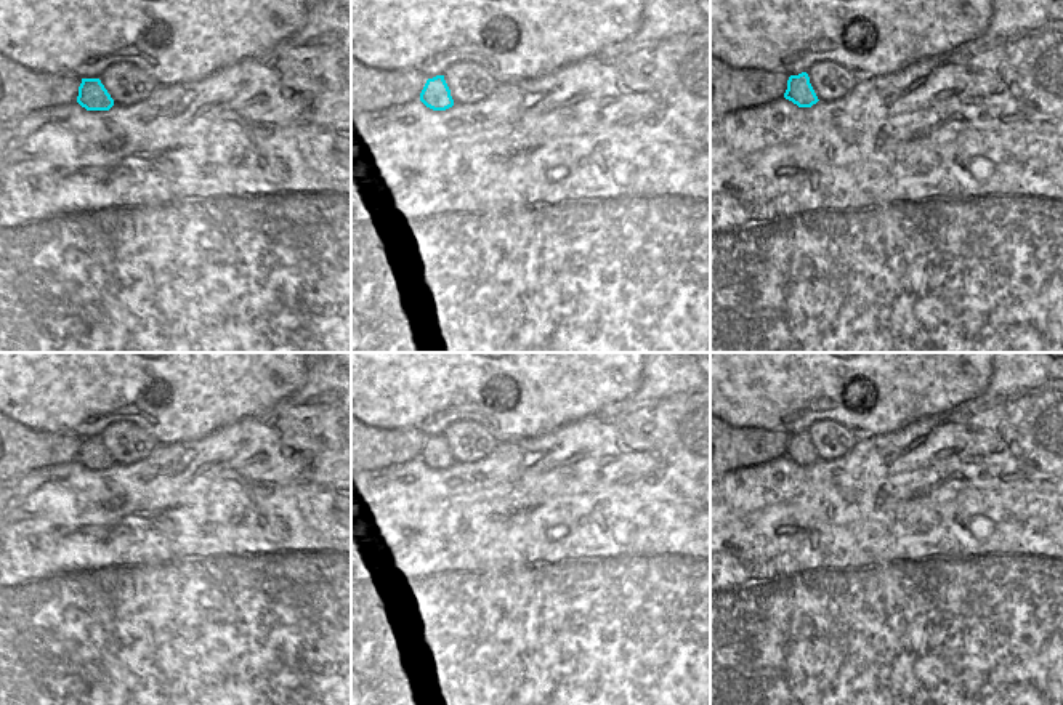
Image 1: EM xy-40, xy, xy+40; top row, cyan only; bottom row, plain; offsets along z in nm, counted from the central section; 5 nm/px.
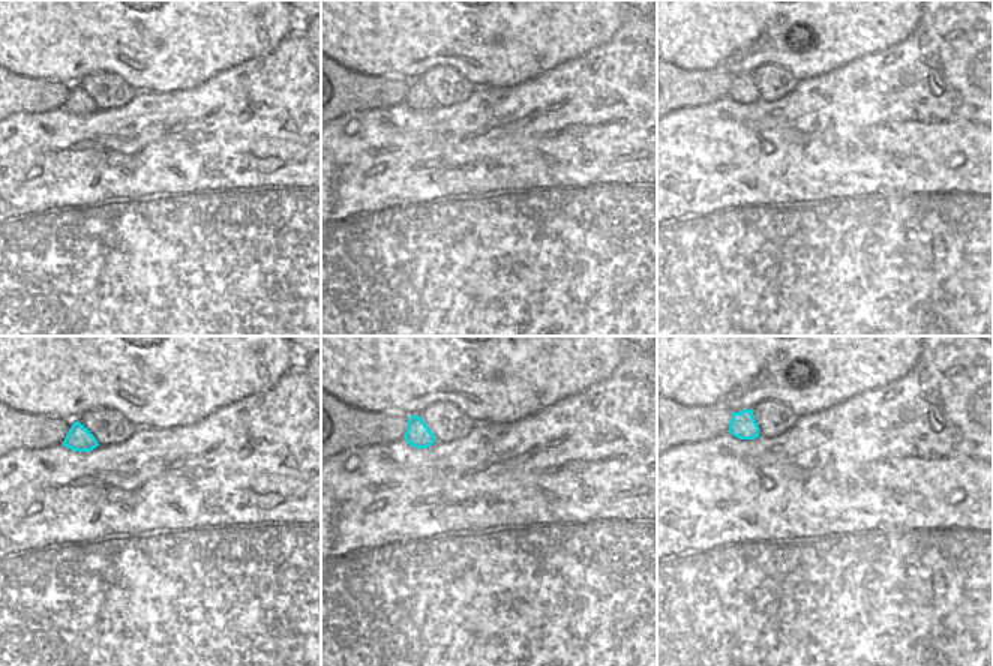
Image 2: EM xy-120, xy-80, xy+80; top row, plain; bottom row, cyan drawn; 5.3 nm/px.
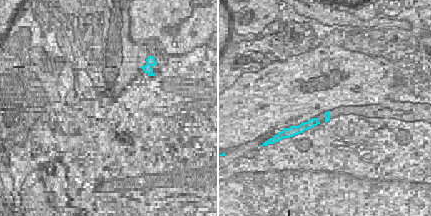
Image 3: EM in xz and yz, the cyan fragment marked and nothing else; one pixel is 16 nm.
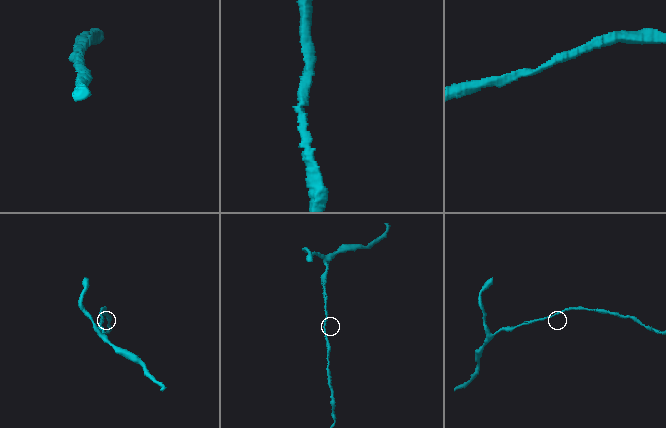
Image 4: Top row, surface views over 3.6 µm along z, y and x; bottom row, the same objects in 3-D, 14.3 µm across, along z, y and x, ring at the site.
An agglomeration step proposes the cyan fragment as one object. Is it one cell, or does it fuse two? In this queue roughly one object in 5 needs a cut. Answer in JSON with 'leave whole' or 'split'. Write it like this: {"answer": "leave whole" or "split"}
{"answer": "leave whole"}

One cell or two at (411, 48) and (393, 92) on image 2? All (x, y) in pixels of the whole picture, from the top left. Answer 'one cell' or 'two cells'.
two cells

